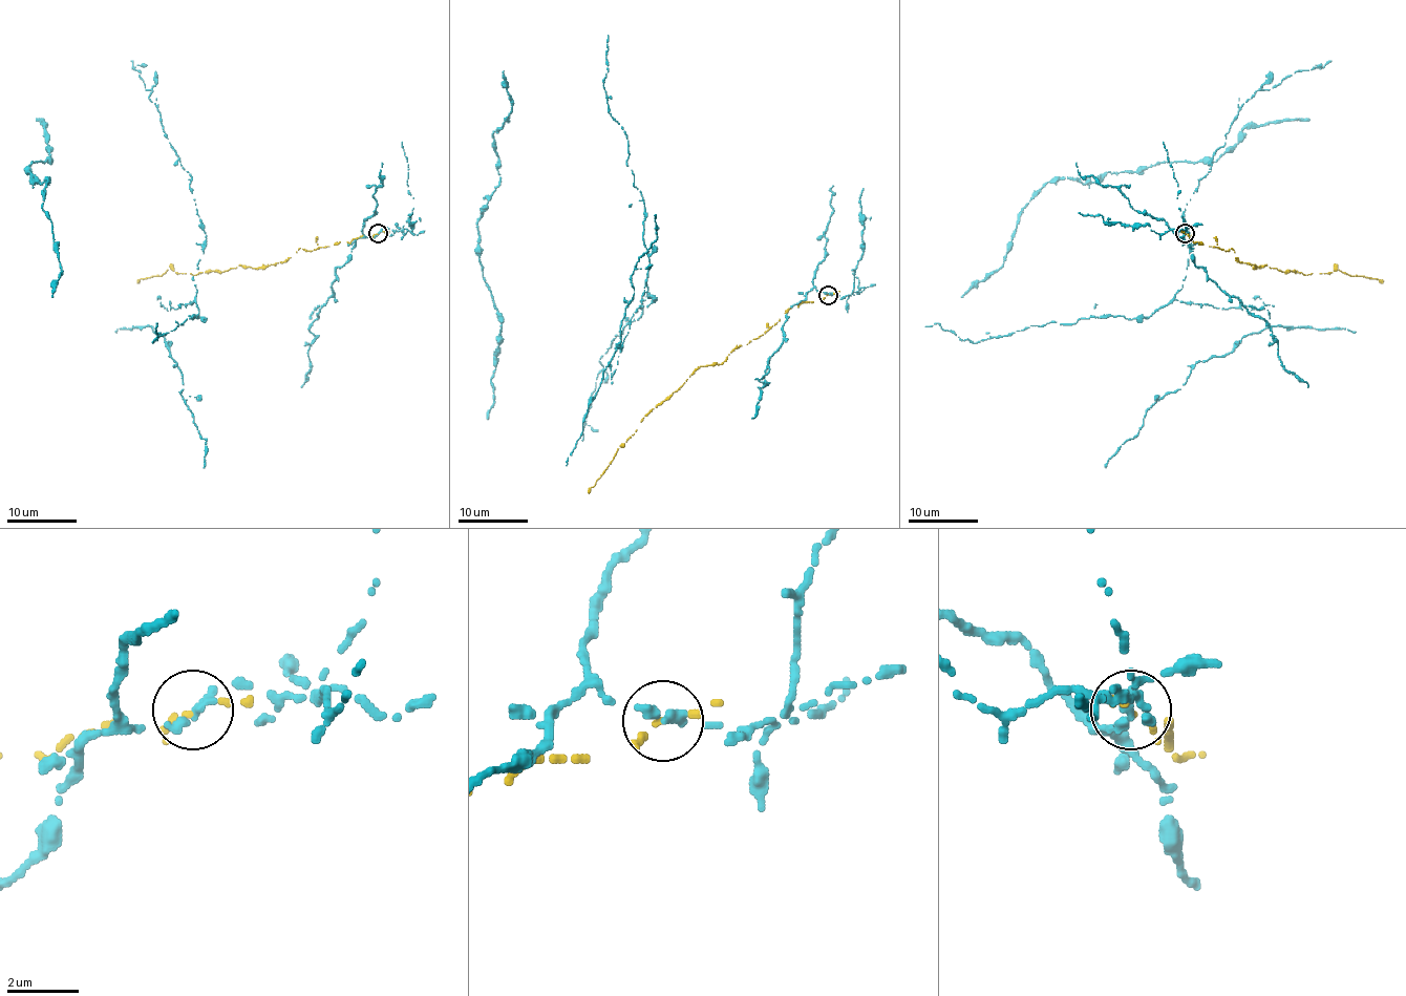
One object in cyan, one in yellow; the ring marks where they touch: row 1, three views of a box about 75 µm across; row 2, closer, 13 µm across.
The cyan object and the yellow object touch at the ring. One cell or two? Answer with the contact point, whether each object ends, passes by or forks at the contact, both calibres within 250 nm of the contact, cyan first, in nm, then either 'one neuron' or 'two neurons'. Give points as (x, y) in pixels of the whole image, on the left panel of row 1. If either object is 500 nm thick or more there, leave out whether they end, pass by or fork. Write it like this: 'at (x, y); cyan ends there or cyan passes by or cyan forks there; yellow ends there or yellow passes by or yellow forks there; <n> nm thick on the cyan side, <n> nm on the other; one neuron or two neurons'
at (378, 233); cyan ends there; yellow ends there; 340 nm thick on the cyan side, 190 nm on the other; two neurons

